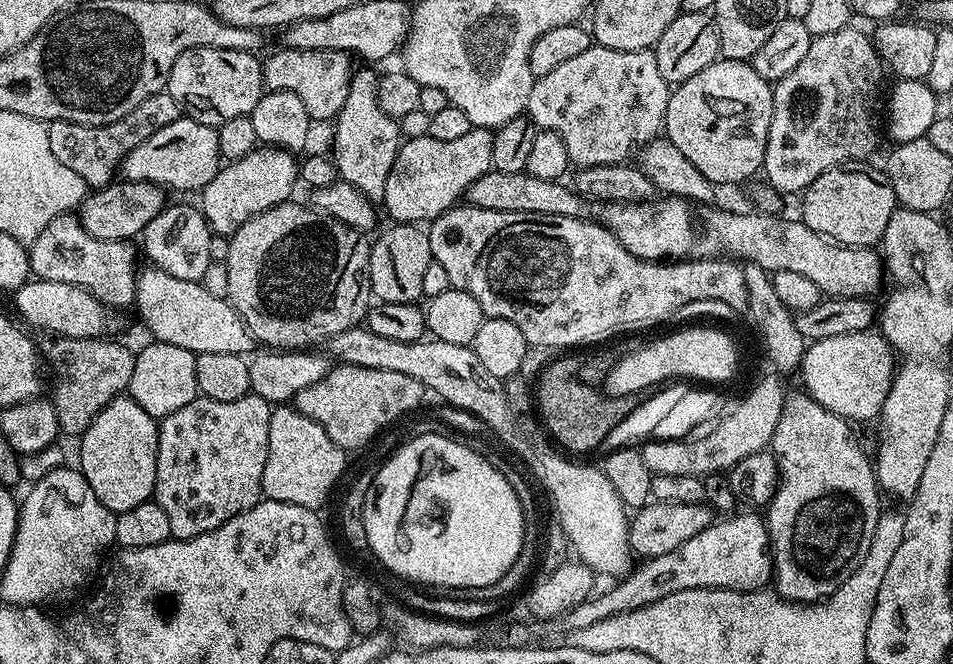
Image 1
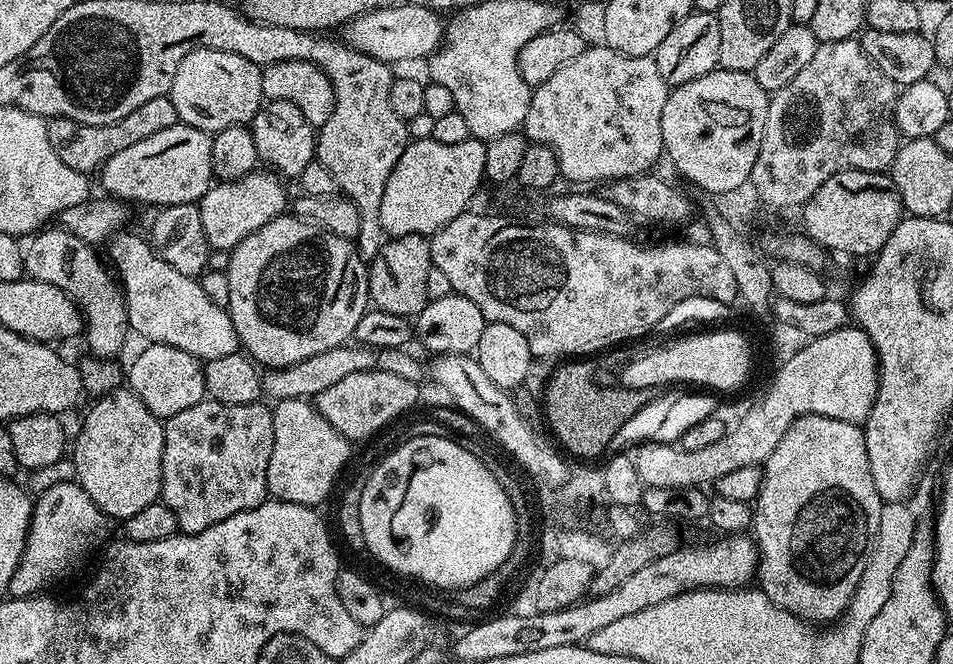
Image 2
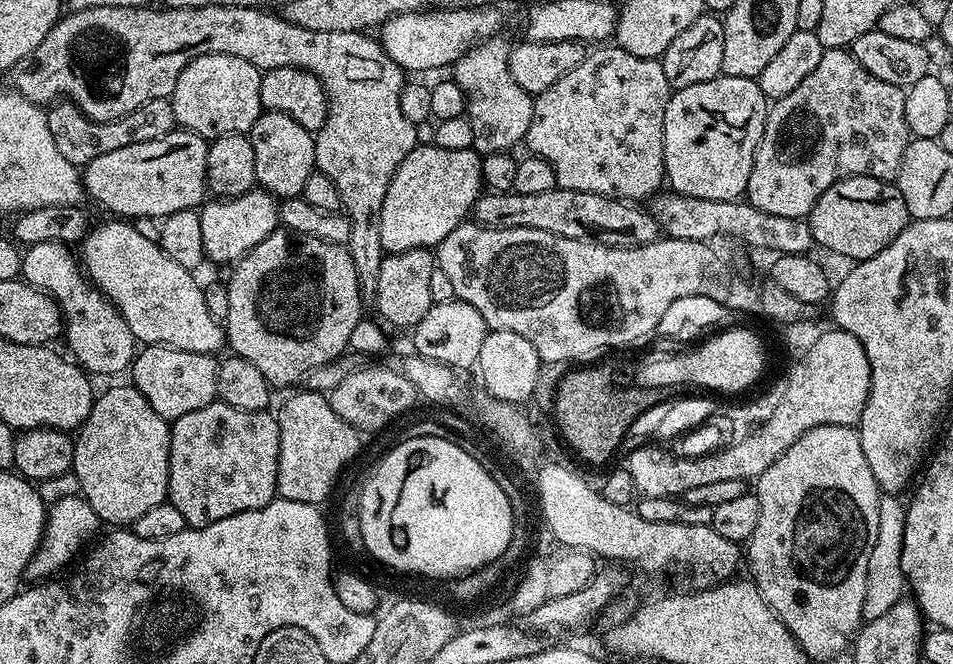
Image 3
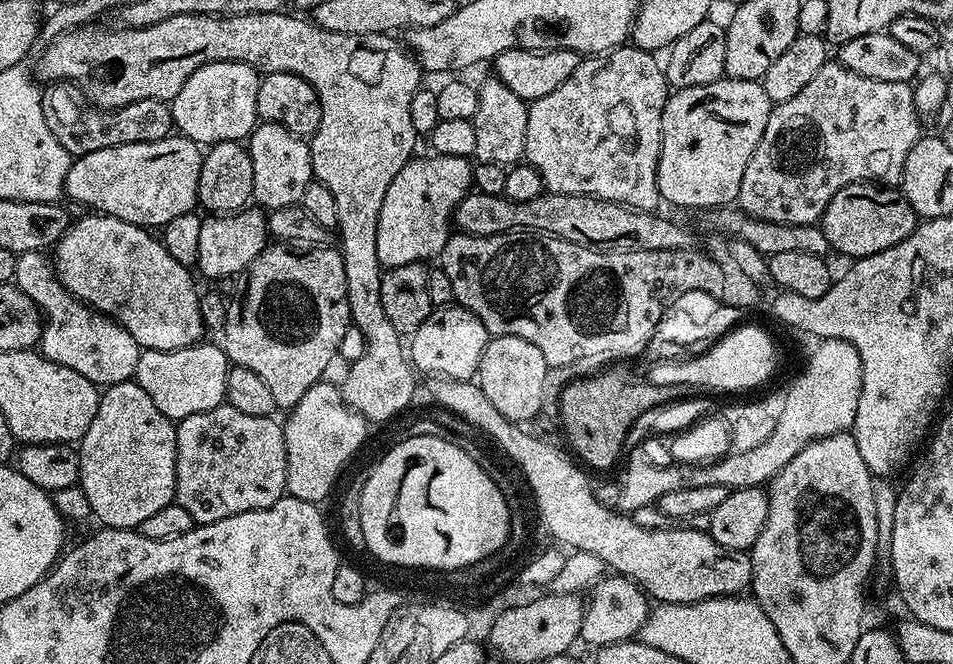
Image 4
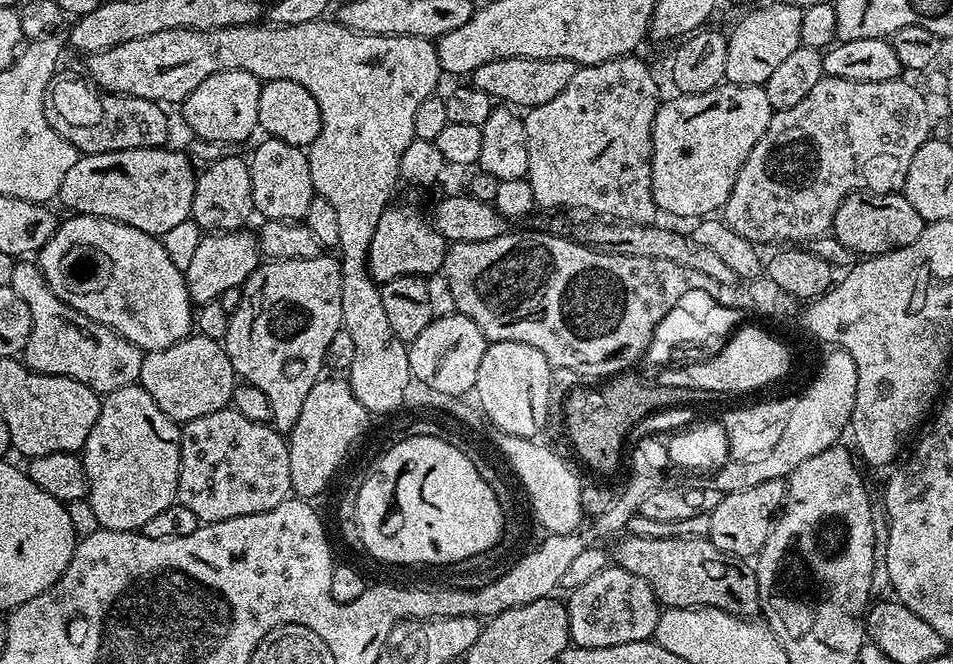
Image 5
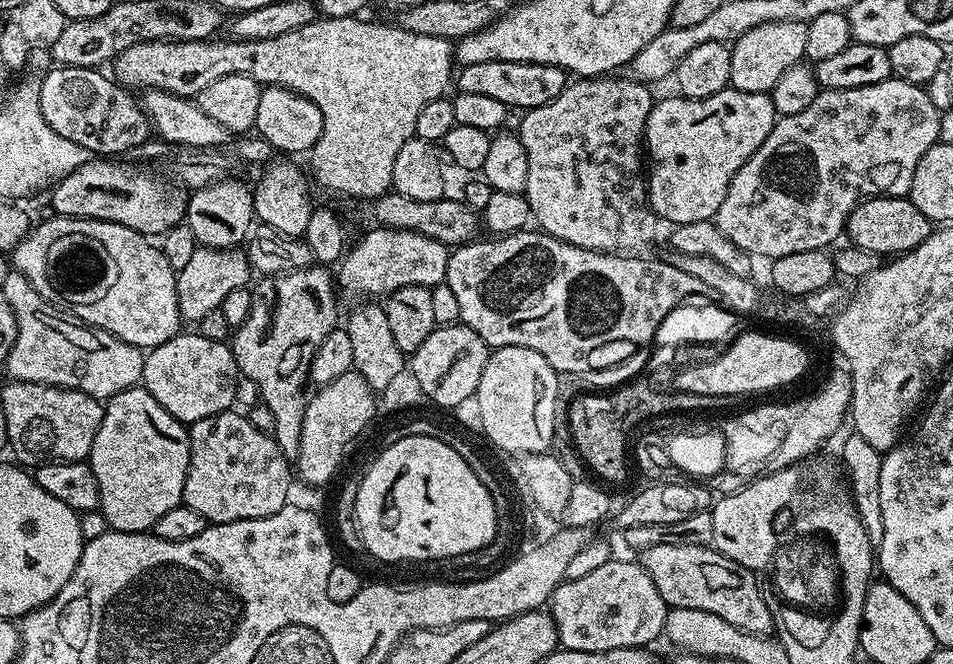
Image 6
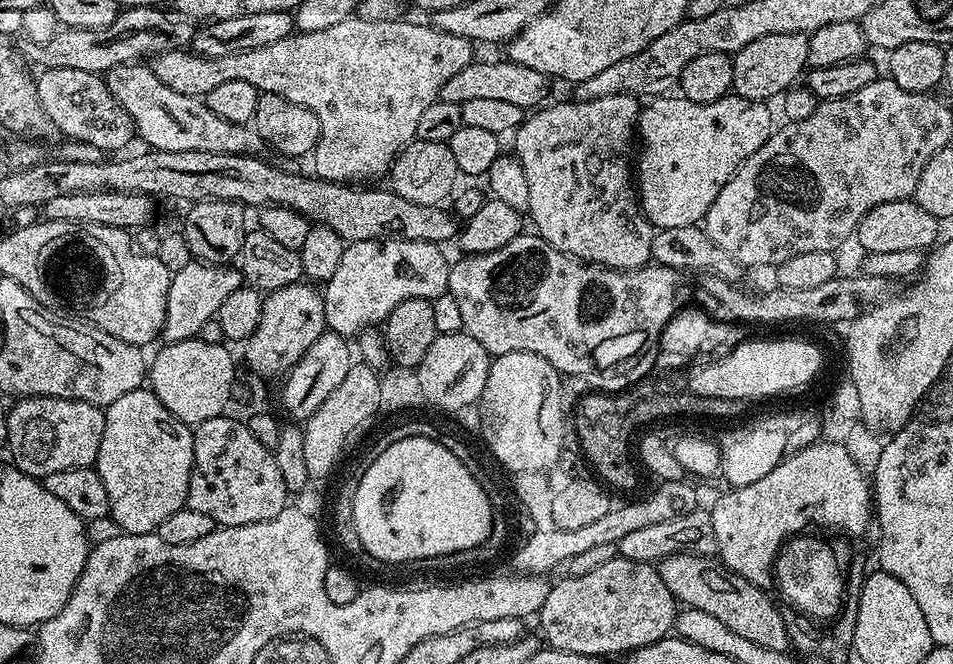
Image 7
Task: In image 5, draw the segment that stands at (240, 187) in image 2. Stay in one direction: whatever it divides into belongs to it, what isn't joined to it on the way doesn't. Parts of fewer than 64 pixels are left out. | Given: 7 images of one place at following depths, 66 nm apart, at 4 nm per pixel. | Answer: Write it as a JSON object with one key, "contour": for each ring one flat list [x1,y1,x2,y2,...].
{"contour":[[248,230,201,235,194,259,190,261,188,268,183,269,184,281,193,305,199,306,211,300,219,300,227,289,243,286,261,260,262,253,257,237,253,233,251,236]]}

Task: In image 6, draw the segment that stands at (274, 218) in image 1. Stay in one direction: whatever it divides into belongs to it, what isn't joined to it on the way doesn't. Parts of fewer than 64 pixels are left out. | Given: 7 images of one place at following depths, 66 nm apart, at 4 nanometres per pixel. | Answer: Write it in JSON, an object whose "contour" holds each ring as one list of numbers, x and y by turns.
{"contour":[[313,266,311,268,303,268,297,272,285,272,283,276,261,279,259,281,261,283,260,289,255,289,255,291,252,292,252,308,249,313,246,314,245,320,234,328,230,336,230,347,234,354,234,362,240,367,240,375,245,381,249,380,249,382,260,391,259,399,268,407,270,414,274,414,274,430,270,435,276,439,278,446,282,450,282,454,286,454,286,458,290,462,295,462,298,458,298,445,302,442,302,418,304,417,304,405,306,403,304,383,306,385,309,383,310,373,312,371,312,359,316,351,322,346,326,334,330,334,333,328,337,327,338,324,338,320,336,320,336,292,338,293,338,288,334,283,333,273,331,276,328,272,331,271,329,271,327,267]]}

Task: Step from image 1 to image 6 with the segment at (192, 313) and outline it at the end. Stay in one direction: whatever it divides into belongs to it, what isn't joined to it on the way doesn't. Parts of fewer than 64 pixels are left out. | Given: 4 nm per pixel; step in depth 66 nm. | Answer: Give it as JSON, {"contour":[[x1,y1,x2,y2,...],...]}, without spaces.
{"contour":[[53,215,52,220,44,220,40,225,33,227,28,235,12,249,10,253,10,264,15,271,20,272,28,279,30,286,34,286,34,290,40,292,40,297,44,300,50,300,57,306,65,306,68,304,67,311,71,313,75,319,92,325,93,328,101,328,110,334,114,334,118,338,122,338,122,342,132,344,141,350,151,350,162,346,162,342,166,342,170,337,177,335,181,331,182,321,180,319,180,311,178,310,178,294,176,293,176,271,170,266,170,262,166,262,164,251,161,250,149,237,143,236,141,232,130,230,130,226,118,226,114,222,106,222,105,220,83,220,77,216,57,216]]}

